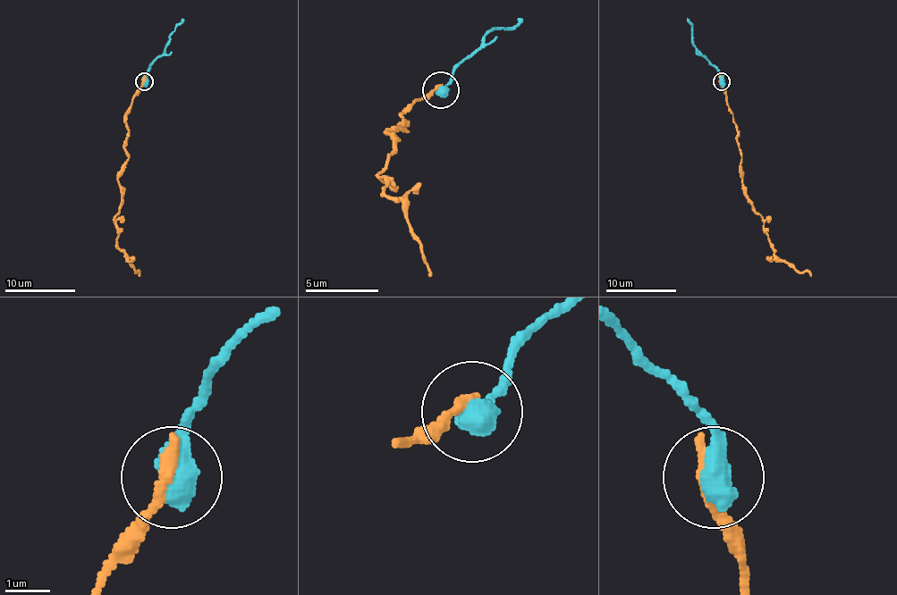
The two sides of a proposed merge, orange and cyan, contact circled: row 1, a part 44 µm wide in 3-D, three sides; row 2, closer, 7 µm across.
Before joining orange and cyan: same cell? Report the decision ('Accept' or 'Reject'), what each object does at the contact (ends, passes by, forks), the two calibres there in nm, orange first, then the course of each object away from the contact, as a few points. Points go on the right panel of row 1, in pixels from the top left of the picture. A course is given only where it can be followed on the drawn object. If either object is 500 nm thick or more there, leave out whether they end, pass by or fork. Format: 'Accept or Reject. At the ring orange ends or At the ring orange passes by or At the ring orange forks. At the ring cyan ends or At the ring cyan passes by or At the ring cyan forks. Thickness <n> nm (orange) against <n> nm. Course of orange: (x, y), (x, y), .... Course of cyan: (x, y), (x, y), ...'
Reject. Thickness 280 nm (orange) against 700 nm. Course of orange: (720, 82), (738, 131), (743, 186), (751, 206), (762, 219), (764, 233), (780, 259), (809, 275). Course of cyan: (722, 82), (722, 75), (696, 46), (692, 24), (687, 19)

